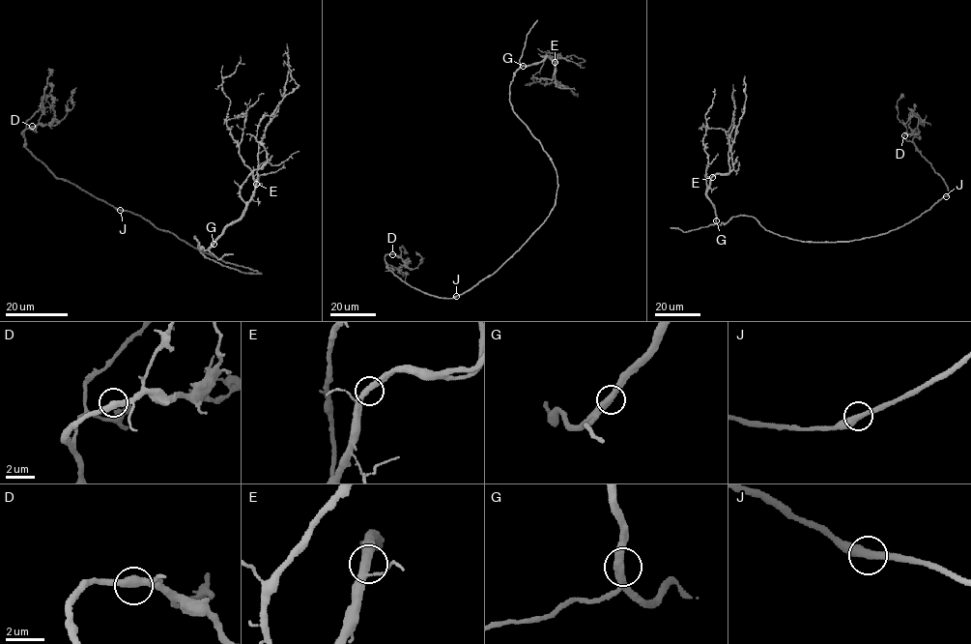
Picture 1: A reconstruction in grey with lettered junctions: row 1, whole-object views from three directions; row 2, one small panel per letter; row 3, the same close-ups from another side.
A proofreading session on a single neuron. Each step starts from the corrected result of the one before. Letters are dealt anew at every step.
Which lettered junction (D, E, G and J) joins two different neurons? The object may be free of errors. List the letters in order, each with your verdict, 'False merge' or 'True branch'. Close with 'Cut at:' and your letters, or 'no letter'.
D: True branch
E: True branch
G: True branch
J: True branch
Cut at: no letter

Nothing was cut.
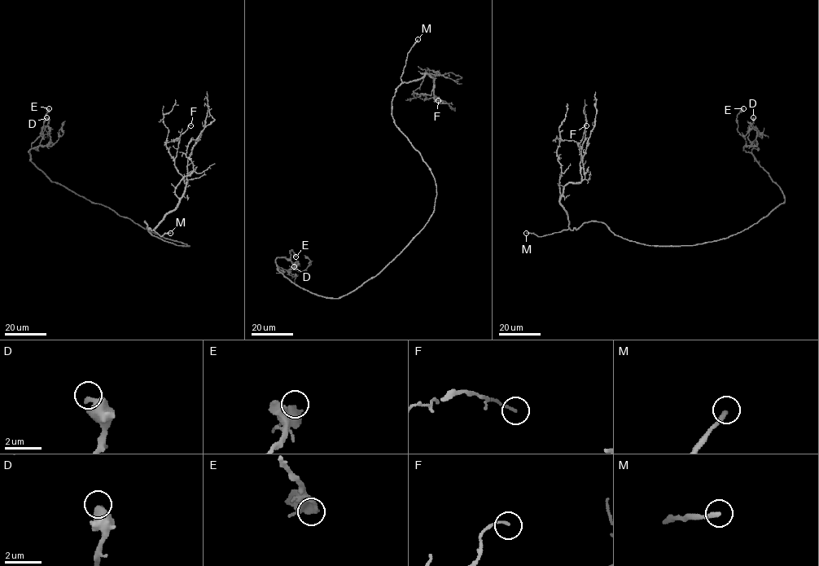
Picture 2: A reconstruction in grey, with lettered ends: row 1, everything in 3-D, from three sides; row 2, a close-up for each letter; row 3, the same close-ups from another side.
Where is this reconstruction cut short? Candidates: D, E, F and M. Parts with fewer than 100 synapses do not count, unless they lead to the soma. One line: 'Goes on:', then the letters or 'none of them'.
Goes on: M

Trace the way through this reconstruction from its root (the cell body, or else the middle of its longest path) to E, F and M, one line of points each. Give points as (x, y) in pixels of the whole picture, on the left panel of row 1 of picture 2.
E: (188, 245), (144, 229), (42, 173), (28, 151), (43, 137), (49, 108)
F: (188, 245), (153, 235), (145, 221), (152, 230), (182, 196), (186, 182), (175, 157), (180, 136), (190, 125)
M: (188, 245), (177, 246), (153, 235), (145, 221), (149, 230), (154, 229), (161, 237), (170, 233)

